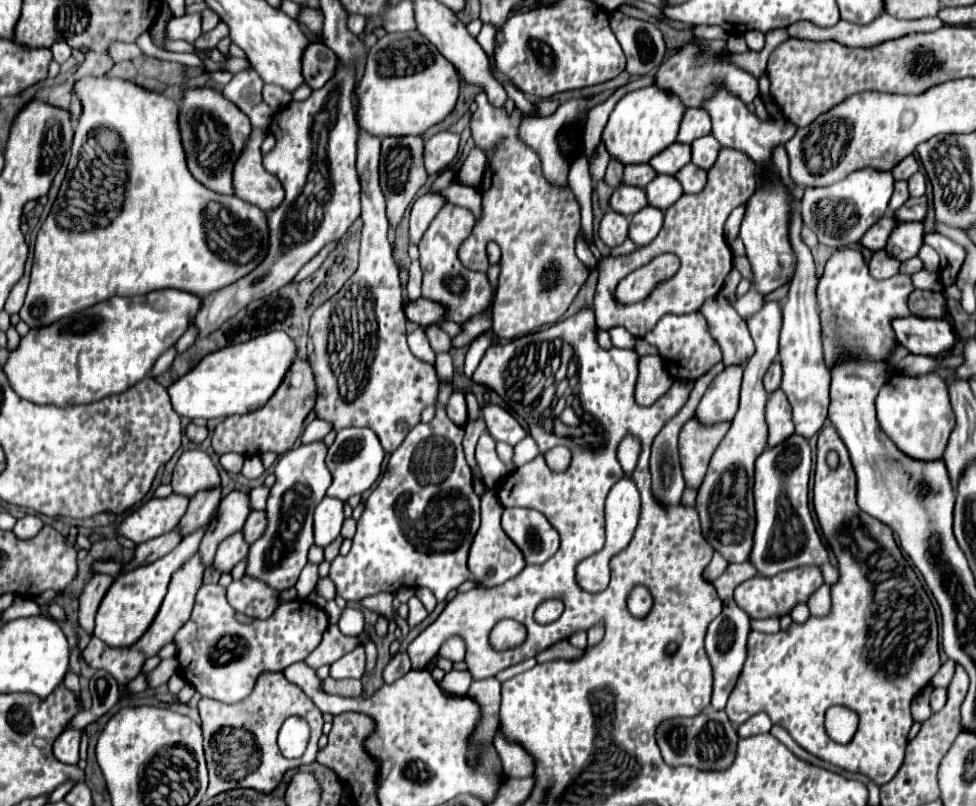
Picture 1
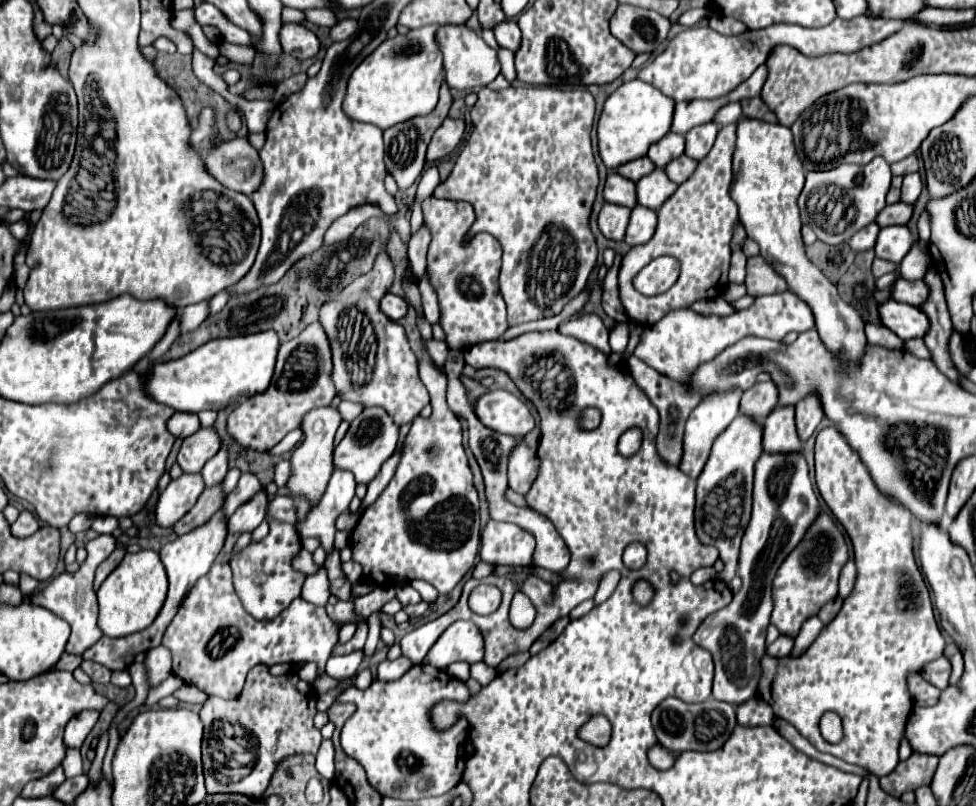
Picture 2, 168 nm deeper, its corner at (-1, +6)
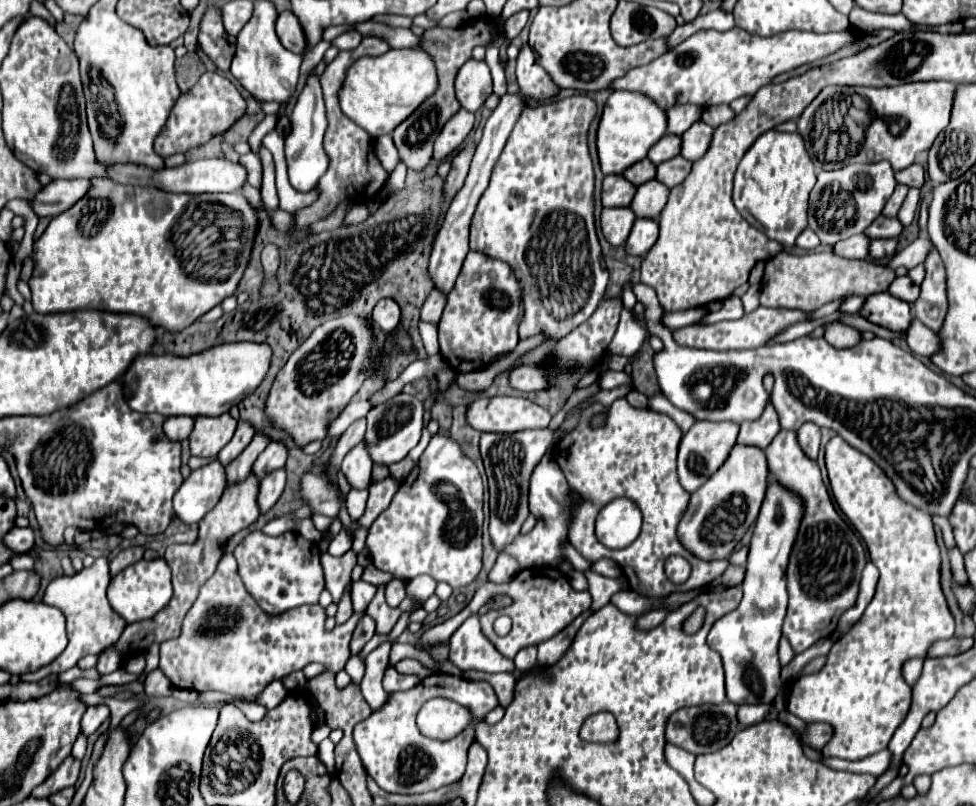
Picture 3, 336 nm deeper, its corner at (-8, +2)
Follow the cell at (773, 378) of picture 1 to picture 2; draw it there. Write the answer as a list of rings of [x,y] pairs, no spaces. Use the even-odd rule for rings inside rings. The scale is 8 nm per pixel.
[[[769,381],[769,383],[755,383],[751,389],[747,389],[743,393],[741,413],[751,417],[751,419],[759,419],[759,423],[763,423],[763,419],[779,403],[777,395],[779,393],[777,393],[773,381]]]

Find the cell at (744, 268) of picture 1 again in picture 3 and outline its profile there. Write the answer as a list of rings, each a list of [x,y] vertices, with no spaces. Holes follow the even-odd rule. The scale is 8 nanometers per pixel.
[[[778,253],[770,261],[766,261],[764,277],[762,277],[762,307],[782,307],[782,309],[802,309],[814,311],[830,301],[854,297],[854,295],[872,295],[878,291],[888,291],[890,283],[894,281],[894,269],[886,265],[878,265],[868,259],[852,261],[836,257],[834,253],[806,253],[806,255],[792,255],[792,253]]]

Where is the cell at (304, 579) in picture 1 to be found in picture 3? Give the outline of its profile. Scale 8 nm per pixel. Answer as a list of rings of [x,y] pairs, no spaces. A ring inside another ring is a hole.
[[[342,529],[342,531],[332,539],[332,543],[330,543],[330,547],[328,547],[328,553],[334,555],[334,557],[340,557],[340,555],[344,555],[346,551],[352,549],[352,541],[354,541],[354,533],[348,531],[348,529]]]

